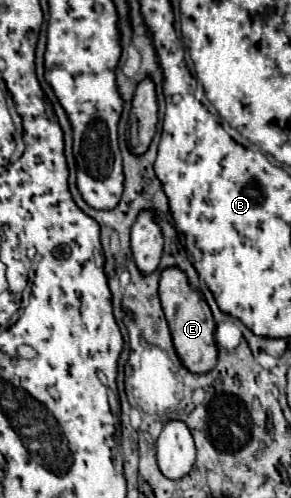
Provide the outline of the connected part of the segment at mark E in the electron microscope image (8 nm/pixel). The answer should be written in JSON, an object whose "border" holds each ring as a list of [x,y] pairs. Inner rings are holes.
{"border":[[[164,269],[162,271],[162,279],[160,279],[160,301],[162,301],[162,309],[172,333],[172,341],[174,341],[174,349],[182,361],[182,365],[190,371],[190,373],[208,373],[214,369],[216,359],[218,359],[218,347],[214,341],[214,319],[212,313],[206,305],[206,301],[202,301],[200,293],[194,291],[188,285],[186,275],[180,269]]]}

